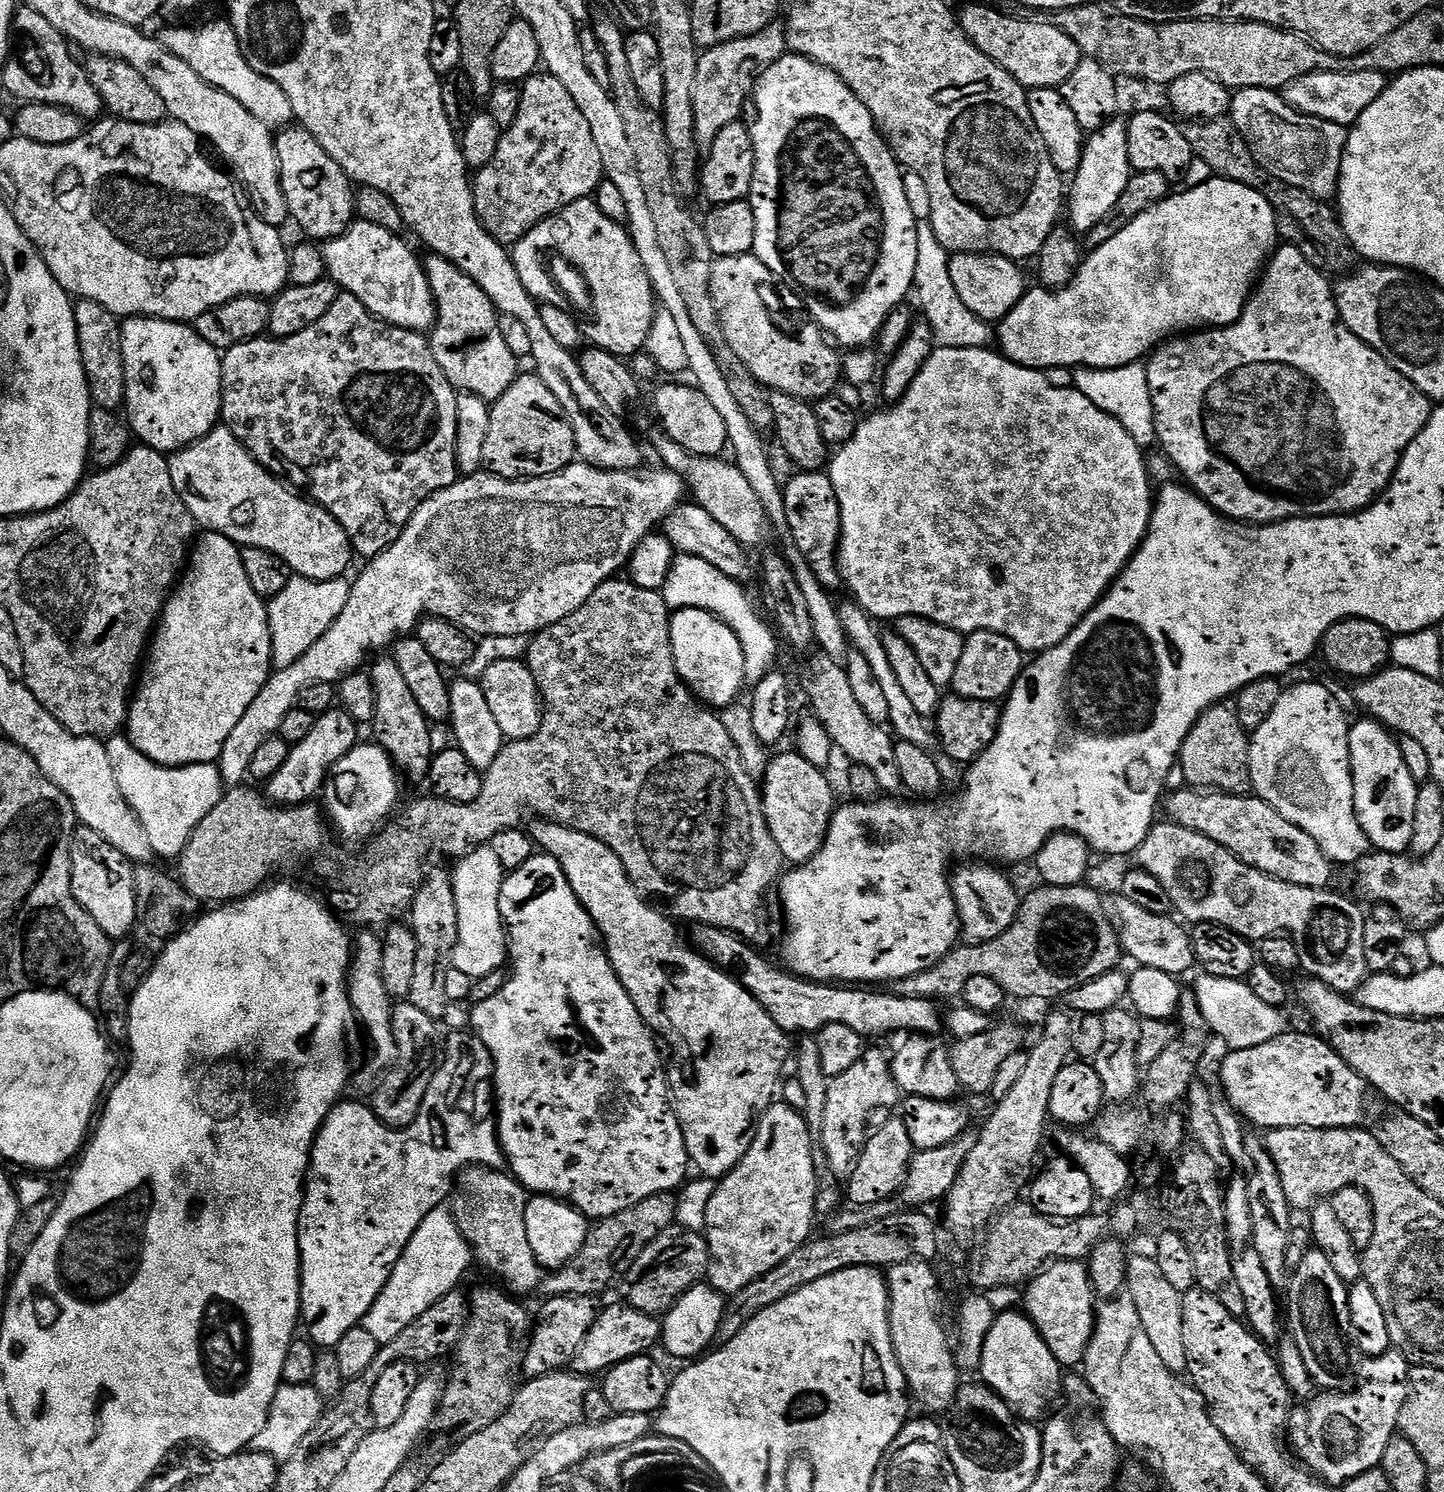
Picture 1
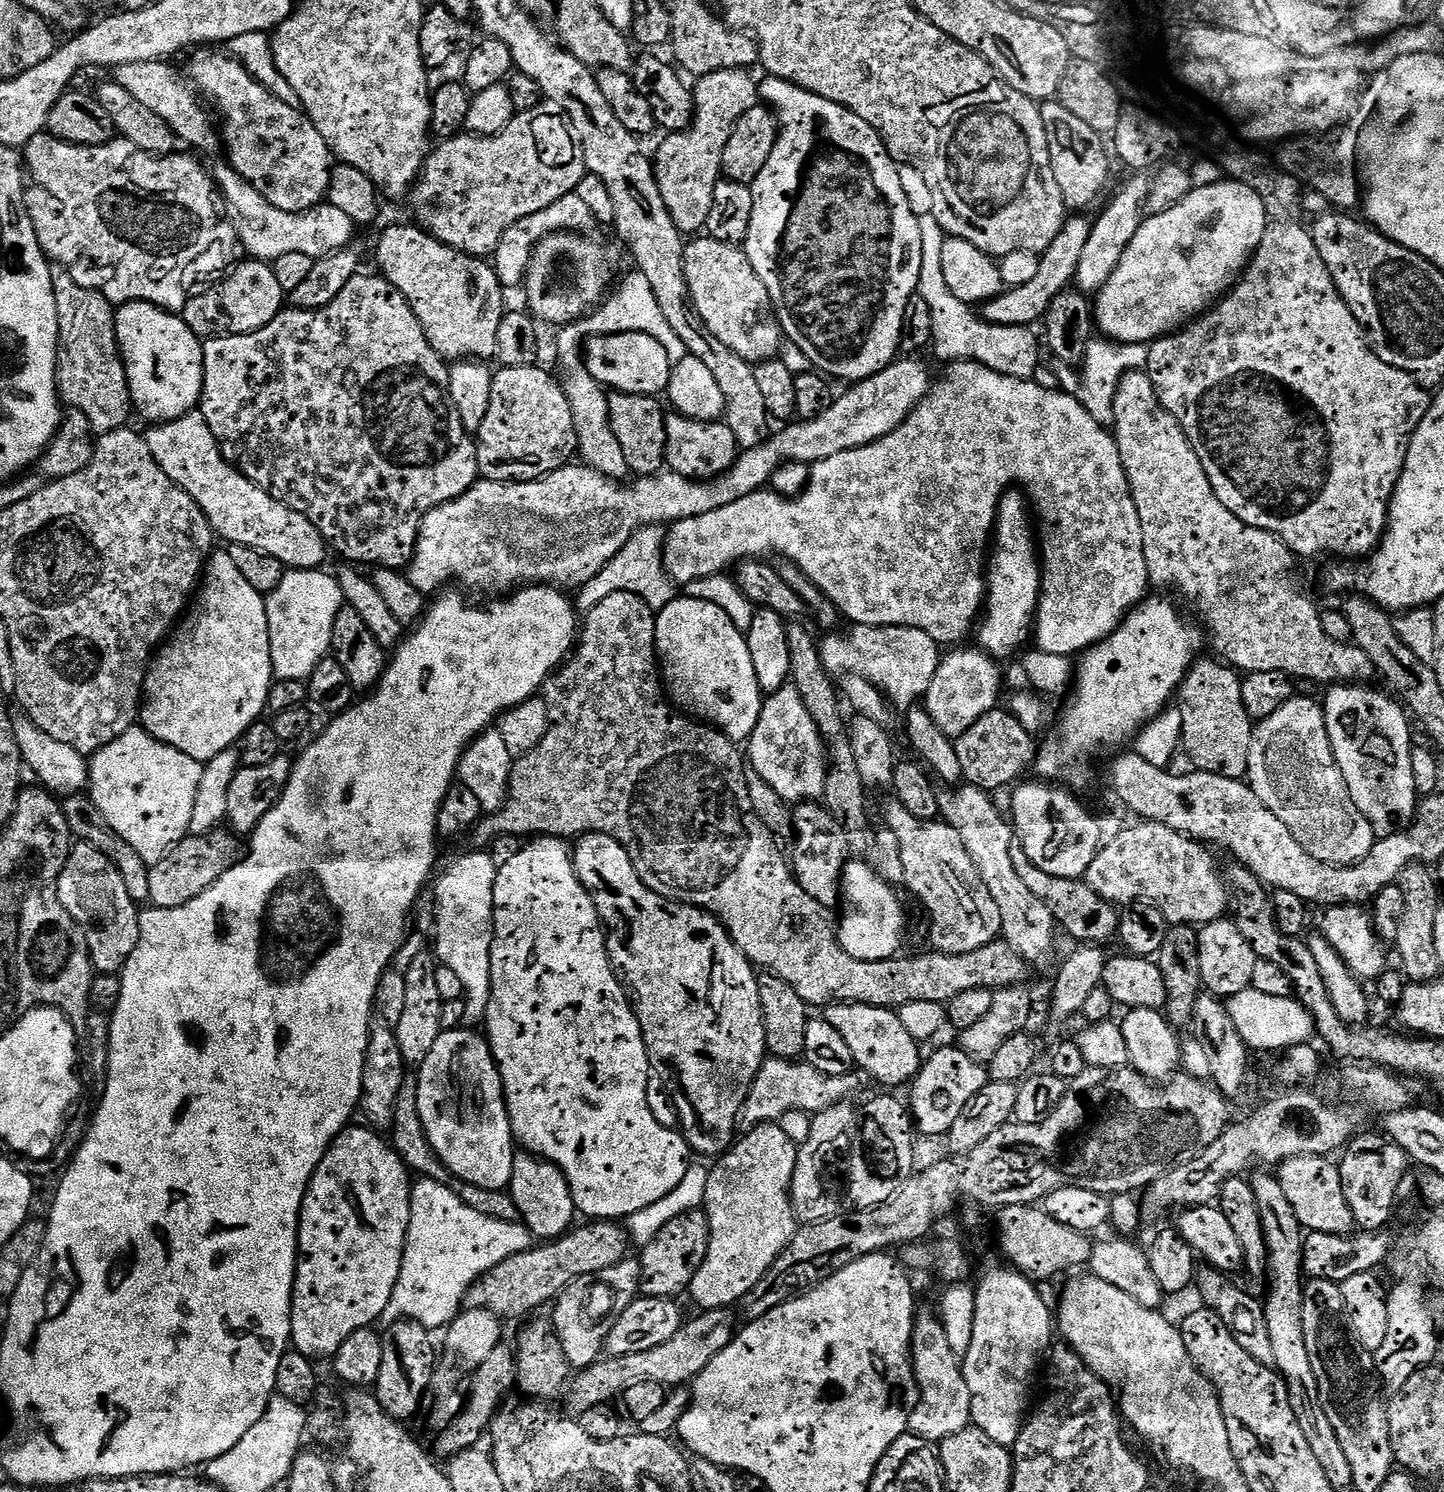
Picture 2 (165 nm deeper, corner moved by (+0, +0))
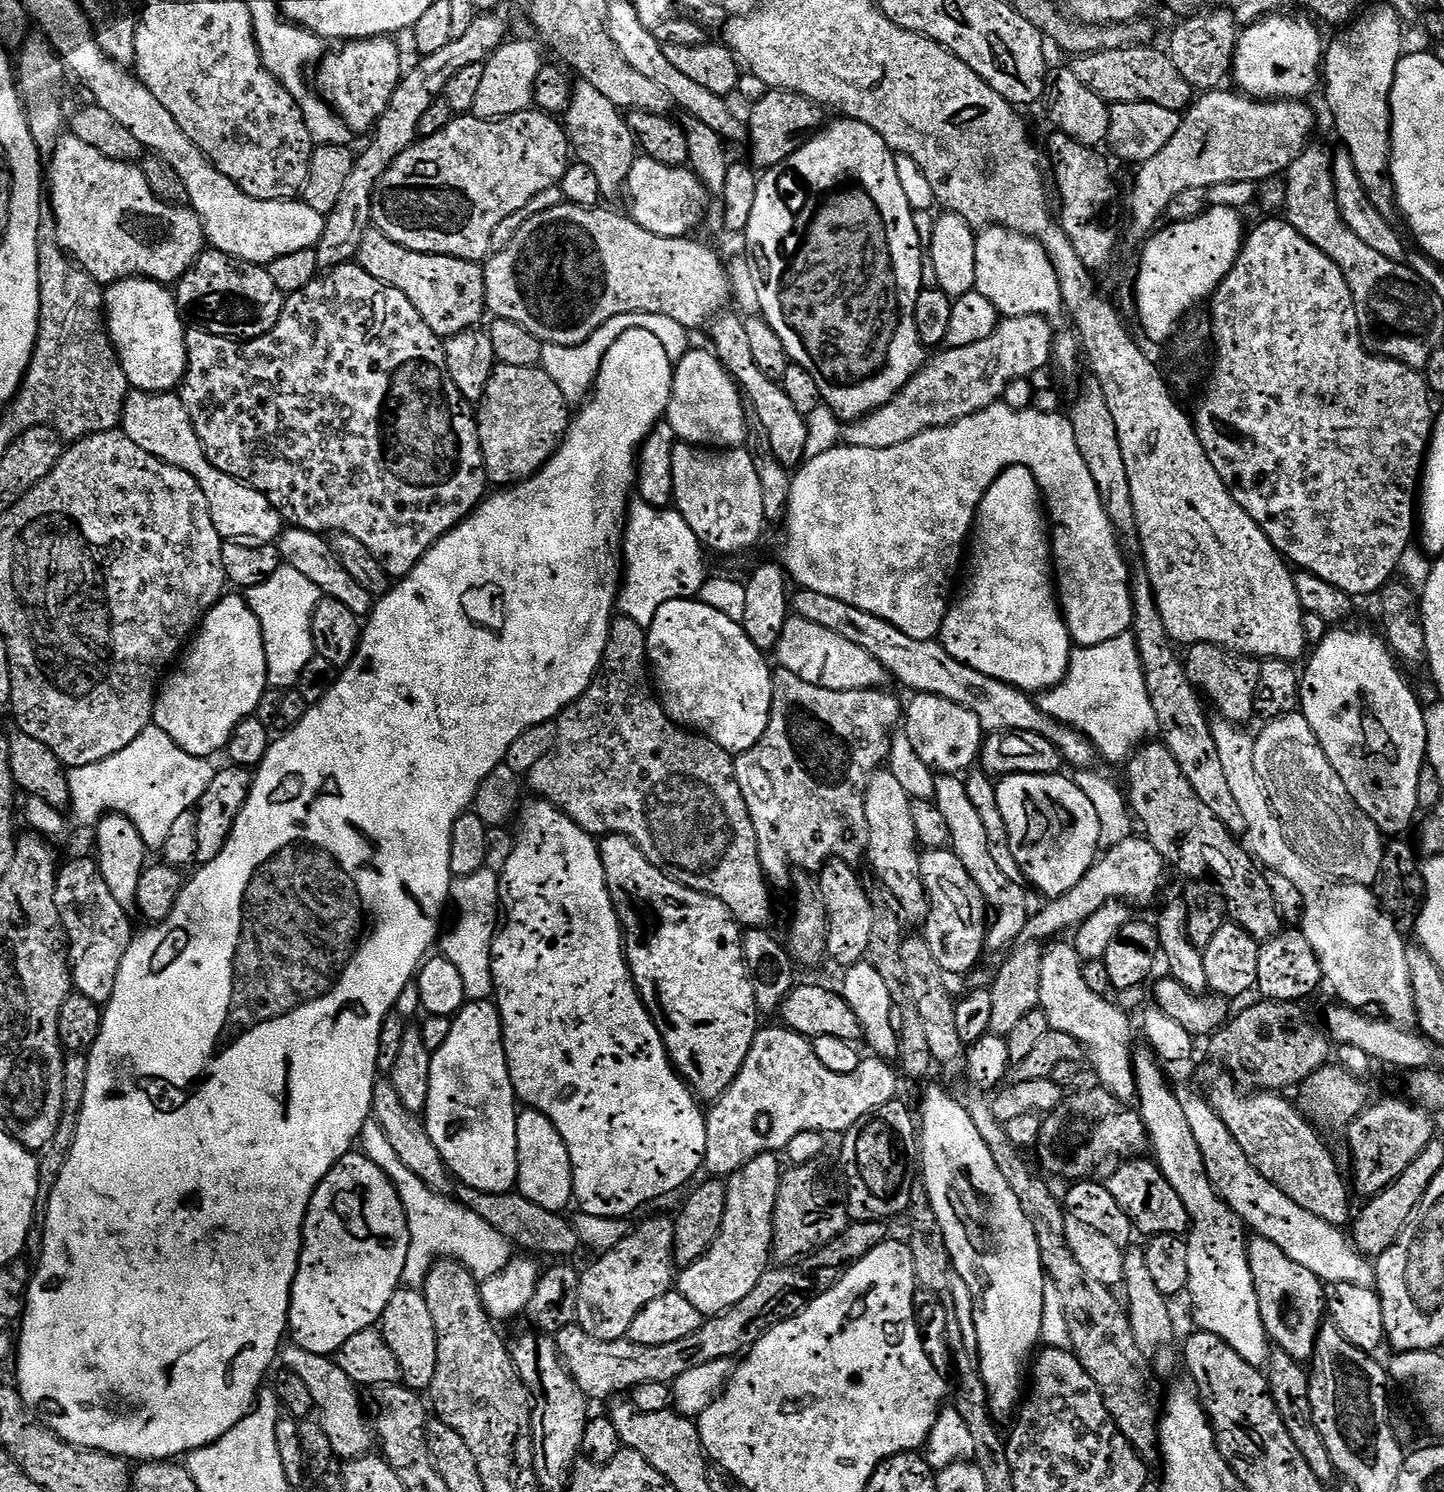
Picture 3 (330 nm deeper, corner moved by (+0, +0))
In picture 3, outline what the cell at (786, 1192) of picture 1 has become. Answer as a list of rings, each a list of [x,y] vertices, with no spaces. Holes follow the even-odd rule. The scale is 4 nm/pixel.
[[[767,1152],[758,1158],[750,1158],[746,1166],[742,1166],[726,1180],[726,1208],[720,1223],[720,1232],[714,1238],[710,1250],[698,1262],[683,1269],[678,1276],[678,1291],[684,1295],[686,1302],[691,1302],[694,1310],[698,1310],[706,1318],[718,1316],[728,1308],[733,1308],[762,1278],[762,1274],[770,1267],[772,1255],[772,1219],[774,1218],[775,1199],[778,1198],[779,1184],[782,1175],[779,1155]]]

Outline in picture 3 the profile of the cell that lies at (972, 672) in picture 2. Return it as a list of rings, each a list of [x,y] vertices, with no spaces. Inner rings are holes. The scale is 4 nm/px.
[[[921,692],[911,697],[902,716],[902,730],[910,738],[914,754],[931,768],[933,773],[946,776],[964,774],[977,763],[982,743],[978,718],[962,706],[946,698]]]

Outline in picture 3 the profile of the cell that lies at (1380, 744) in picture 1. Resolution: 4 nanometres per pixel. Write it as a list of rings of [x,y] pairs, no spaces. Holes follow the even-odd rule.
[[[1340,626],[1329,631],[1311,652],[1307,657],[1308,665],[1302,668],[1299,711],[1306,722],[1310,722],[1310,730],[1314,730],[1330,766],[1334,766],[1338,778],[1346,782],[1346,790],[1353,802],[1373,820],[1381,833],[1403,833],[1400,831],[1418,812],[1418,774],[1426,767],[1428,735],[1425,709],[1420,708],[1419,698],[1404,681],[1397,657],[1374,633],[1351,632],[1348,626]]]

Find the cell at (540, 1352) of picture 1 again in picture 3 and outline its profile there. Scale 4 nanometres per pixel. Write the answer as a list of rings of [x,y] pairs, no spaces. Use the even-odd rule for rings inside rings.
[[[664,1216],[644,1220],[636,1232],[629,1231],[608,1252],[597,1255],[596,1261],[580,1272],[578,1314],[576,1323],[595,1340],[623,1340],[630,1322],[638,1318],[638,1310],[650,1306],[654,1298],[673,1291],[678,1276],[674,1258],[673,1221]]]

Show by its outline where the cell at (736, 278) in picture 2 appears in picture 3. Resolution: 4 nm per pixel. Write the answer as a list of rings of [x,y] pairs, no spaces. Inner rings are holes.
[[[559,203],[554,205],[553,208],[544,208],[541,212],[540,209],[533,211],[530,222],[526,222],[526,226],[522,226],[522,230],[518,230],[518,234],[514,234],[514,238],[510,238],[510,242],[506,242],[504,249],[501,252],[492,252],[487,257],[486,263],[483,265],[484,303],[487,311],[495,319],[518,322],[518,326],[530,330],[530,334],[534,334],[534,338],[538,338],[543,345],[557,344],[564,347],[576,347],[580,343],[586,342],[603,323],[619,315],[633,315],[636,312],[665,315],[687,330],[694,330],[694,328],[702,327],[704,323],[705,327],[727,309],[724,307],[728,304],[728,272],[724,269],[723,262],[710,249],[699,244],[698,241],[683,236],[662,238],[658,234],[650,234],[646,230],[642,230],[642,226],[638,226],[627,215],[621,214],[619,216],[616,212],[607,212],[604,206],[583,208],[577,204]]]

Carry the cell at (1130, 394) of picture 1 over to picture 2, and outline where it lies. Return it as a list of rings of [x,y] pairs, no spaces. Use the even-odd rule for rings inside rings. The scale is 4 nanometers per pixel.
[[[1104,338],[1093,339],[1084,355],[1084,363],[1078,371],[1071,364],[1060,364],[1056,376],[1060,379],[1059,387],[1074,394],[1080,404],[1094,418],[1094,422],[1111,426],[1114,422],[1114,400],[1118,394],[1120,379],[1127,372],[1144,370],[1148,367],[1148,348],[1142,344],[1118,344]]]

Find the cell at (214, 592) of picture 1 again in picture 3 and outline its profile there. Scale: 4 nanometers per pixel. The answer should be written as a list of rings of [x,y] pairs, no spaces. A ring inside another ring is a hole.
[[[225,594],[201,620],[190,647],[183,653],[179,663],[167,673],[156,693],[156,707],[152,710],[155,727],[170,734],[172,741],[186,750],[186,754],[215,757],[215,752],[223,753],[227,749],[228,735],[234,734],[236,724],[248,716],[254,716],[258,702],[262,702],[262,694],[269,691],[262,630],[247,599],[240,594]]]

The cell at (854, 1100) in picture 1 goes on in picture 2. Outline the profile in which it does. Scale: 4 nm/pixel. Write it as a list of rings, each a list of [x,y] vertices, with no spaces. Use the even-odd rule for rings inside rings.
[[[845,1102],[835,1104],[826,1110],[815,1113],[812,1116],[810,1126],[810,1138],[797,1149],[794,1178],[791,1180],[791,1202],[797,1219],[801,1223],[816,1223],[822,1220],[829,1220],[839,1216],[843,1212],[843,1205],[832,1196],[824,1194],[824,1184],[818,1179],[822,1172],[822,1164],[818,1160],[822,1152],[844,1140],[848,1135],[855,1133],[858,1128],[858,1112],[851,1108],[851,1103]]]

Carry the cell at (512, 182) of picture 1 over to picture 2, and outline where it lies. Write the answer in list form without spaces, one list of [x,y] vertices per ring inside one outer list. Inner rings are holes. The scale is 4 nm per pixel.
[[[542,102],[525,112],[517,112],[506,130],[497,136],[469,138],[461,134],[439,141],[429,151],[420,178],[411,189],[412,212],[416,215],[415,223],[438,242],[467,256],[488,258],[495,253],[502,234],[506,234],[514,222],[519,222],[529,214],[538,214],[538,210],[554,206],[558,198],[575,192],[585,174],[582,146],[562,106]]]

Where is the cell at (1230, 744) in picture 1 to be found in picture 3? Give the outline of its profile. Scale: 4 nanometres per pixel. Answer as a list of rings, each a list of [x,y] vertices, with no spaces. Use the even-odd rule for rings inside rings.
[[[1194,644],[1187,652],[1188,657],[1185,655],[1182,663],[1188,681],[1203,693],[1209,705],[1212,703],[1220,711],[1217,712],[1219,719],[1237,726],[1247,725],[1247,720],[1254,716],[1254,689],[1258,686],[1261,661],[1250,656],[1237,656],[1213,644]]]

